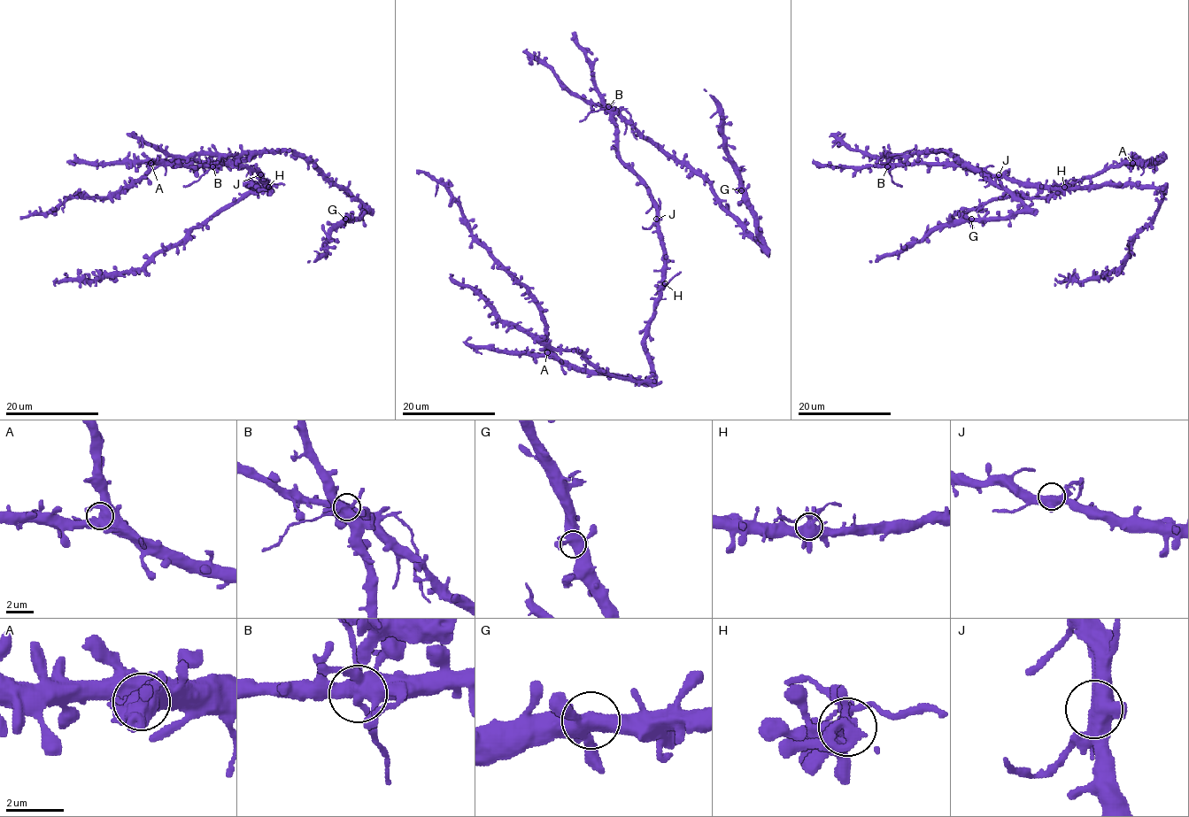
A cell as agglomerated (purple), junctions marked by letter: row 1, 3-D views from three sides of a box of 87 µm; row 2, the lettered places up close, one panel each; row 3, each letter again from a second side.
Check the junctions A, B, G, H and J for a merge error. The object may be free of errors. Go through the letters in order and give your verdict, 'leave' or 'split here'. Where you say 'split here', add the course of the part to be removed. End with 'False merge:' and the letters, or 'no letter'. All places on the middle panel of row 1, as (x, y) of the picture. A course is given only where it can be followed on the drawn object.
A: leave
B: split here; foreign part runs (608, 107), (591, 111), (580, 122)
G: leave
H: leave
J: leave
False merge: B

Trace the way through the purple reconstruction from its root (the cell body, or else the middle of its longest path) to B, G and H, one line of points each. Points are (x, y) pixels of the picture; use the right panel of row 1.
B: (1000, 177), (990, 177), (983, 171), (968, 171), (961, 166), (930, 163), (902, 163), (887, 166)
G: (1000, 177), (961, 166), (884, 162), (891, 156), (949, 151), (1005, 187), (1021, 203), (1006, 217), (971, 219)
H: (1000, 177), (1064, 187)

